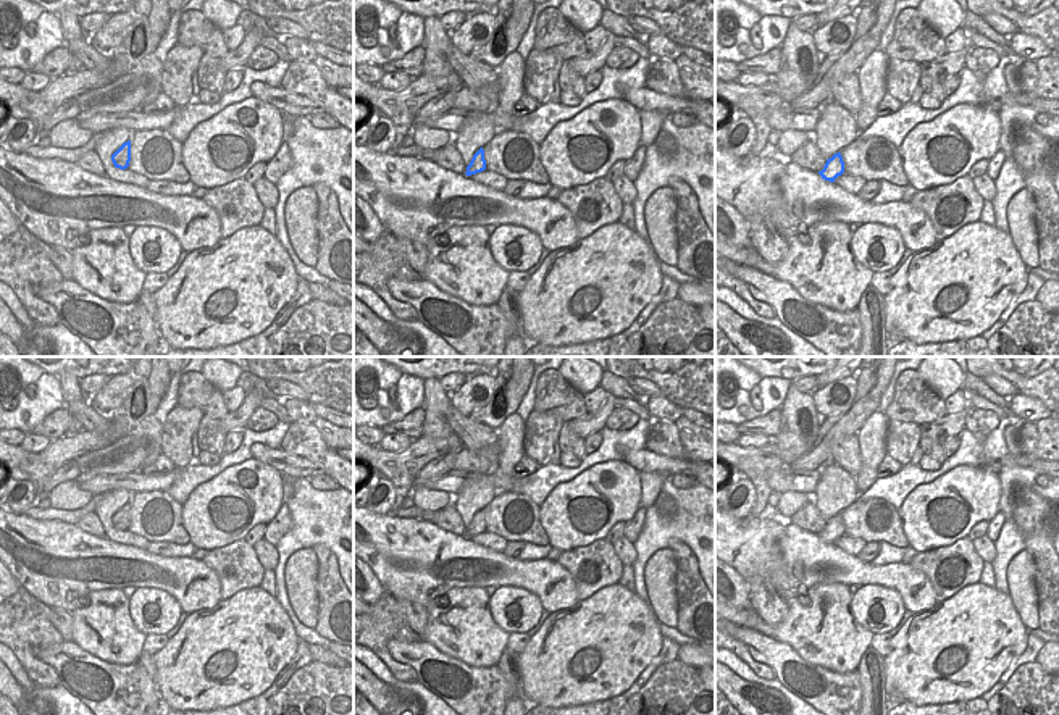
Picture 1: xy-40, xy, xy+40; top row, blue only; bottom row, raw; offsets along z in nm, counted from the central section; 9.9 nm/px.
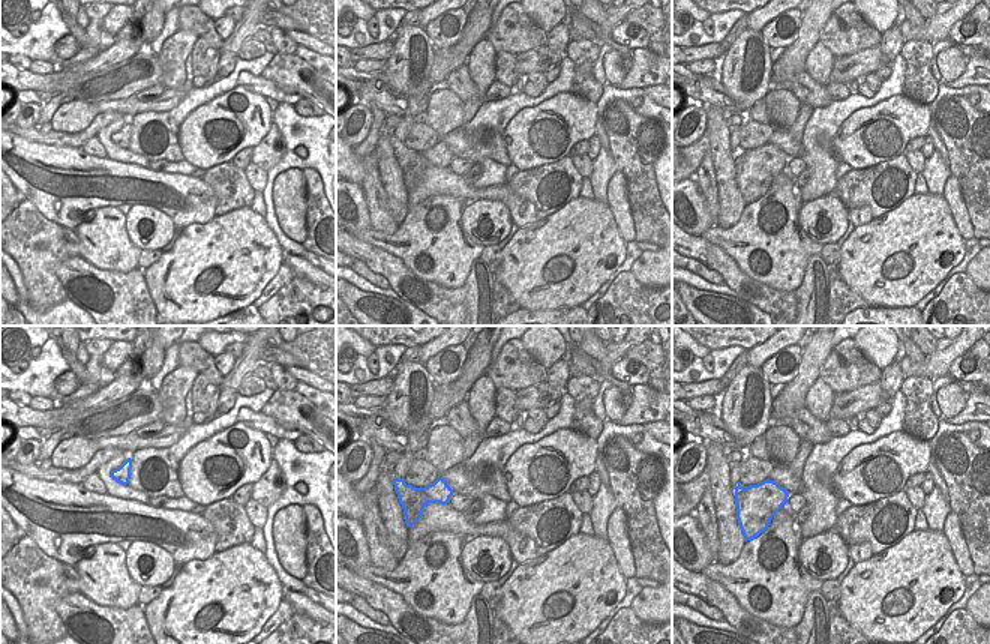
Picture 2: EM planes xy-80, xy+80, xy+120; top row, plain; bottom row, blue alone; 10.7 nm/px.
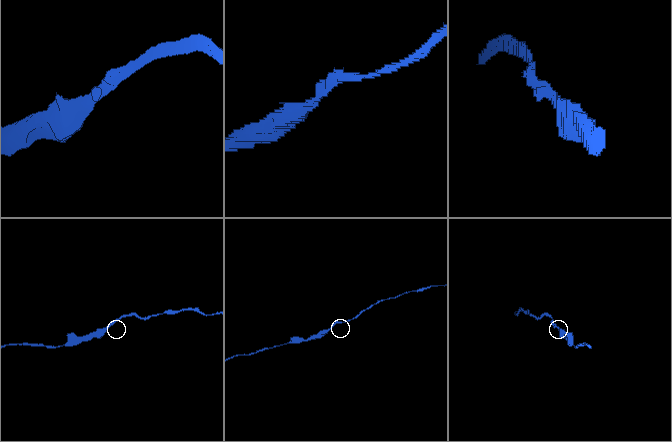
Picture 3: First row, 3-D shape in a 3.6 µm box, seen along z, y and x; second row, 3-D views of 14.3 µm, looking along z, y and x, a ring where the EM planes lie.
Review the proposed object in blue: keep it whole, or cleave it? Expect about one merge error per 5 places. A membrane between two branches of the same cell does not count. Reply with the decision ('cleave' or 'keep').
keep

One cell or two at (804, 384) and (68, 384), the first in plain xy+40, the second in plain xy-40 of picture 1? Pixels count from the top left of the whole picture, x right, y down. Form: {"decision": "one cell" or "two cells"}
{"decision": "two cells"}

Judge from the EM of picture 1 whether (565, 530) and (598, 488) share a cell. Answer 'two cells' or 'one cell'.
one cell

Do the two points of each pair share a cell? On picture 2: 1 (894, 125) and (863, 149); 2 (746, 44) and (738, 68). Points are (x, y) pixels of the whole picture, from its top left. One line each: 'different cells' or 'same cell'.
1: same cell
2: same cell

